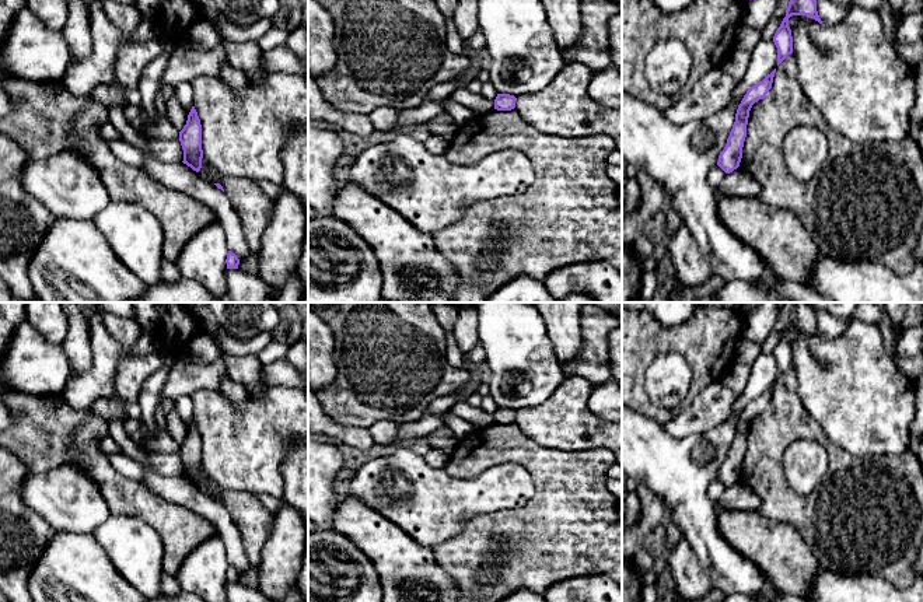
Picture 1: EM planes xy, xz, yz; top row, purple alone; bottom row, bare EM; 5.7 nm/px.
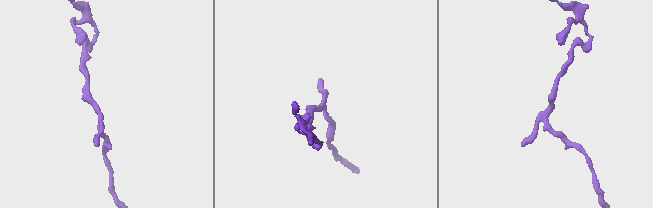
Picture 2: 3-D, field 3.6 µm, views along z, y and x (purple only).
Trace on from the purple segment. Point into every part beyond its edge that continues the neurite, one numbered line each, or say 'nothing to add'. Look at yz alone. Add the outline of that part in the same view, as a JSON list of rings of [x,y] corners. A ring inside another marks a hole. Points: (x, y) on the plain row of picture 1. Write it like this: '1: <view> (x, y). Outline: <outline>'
nothing to add

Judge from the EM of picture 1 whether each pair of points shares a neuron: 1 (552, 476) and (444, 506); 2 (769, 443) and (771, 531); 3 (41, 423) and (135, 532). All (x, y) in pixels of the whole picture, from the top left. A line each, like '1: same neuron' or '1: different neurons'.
1: different neurons
2: different neurons
3: different neurons

